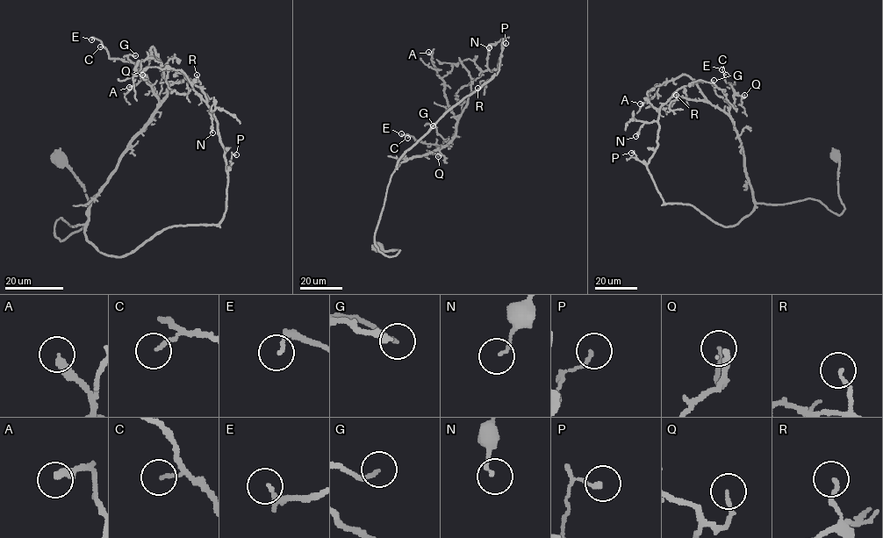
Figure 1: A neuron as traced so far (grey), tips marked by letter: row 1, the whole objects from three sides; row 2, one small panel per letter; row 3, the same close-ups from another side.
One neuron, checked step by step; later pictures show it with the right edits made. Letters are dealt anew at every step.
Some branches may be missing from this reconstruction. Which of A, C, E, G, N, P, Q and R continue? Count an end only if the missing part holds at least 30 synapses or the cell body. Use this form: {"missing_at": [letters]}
{"missing_at": []}

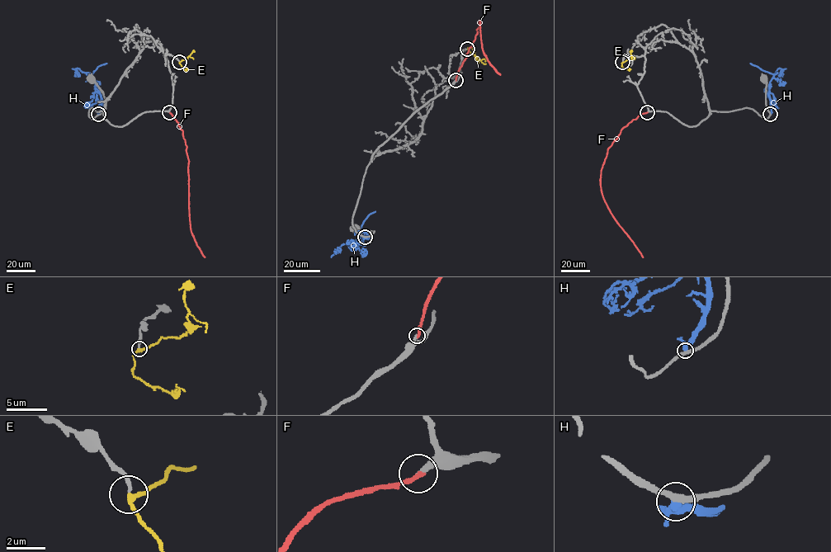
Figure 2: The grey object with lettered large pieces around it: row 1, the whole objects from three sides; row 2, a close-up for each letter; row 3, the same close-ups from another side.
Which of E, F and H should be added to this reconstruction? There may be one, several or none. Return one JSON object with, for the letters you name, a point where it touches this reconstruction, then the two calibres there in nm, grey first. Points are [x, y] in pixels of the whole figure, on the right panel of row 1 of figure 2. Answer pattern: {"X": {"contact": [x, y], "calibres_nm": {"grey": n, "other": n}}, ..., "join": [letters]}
{"E": {"contact": [622, 62], "calibres_nm": {"grey": 190, "other": 240}}, "F": {"contact": [647, 112], "calibres_nm": {"grey": 280, "other": 240}}, "join": ["E", "F"]}

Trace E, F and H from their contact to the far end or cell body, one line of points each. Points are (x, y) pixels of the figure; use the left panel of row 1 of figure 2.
E: (179, 62), (185, 60), (193, 49)
F: (169, 112), (178, 123), (186, 146), (190, 228), (205, 257)
H: (98, 114), (101, 107), (101, 96), (95, 89), (93, 80), (86, 73), (92, 74), (98, 66), (106, 63)

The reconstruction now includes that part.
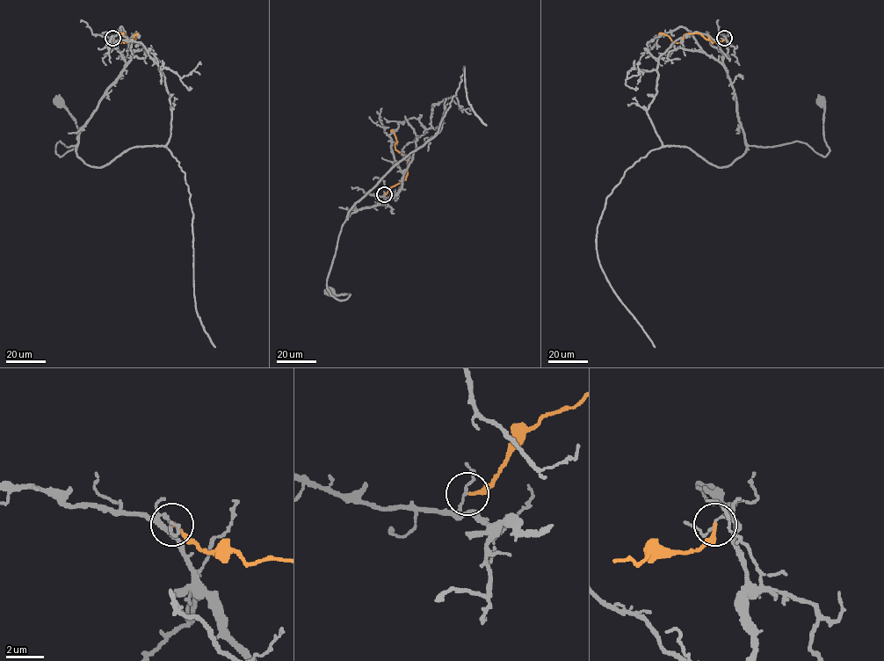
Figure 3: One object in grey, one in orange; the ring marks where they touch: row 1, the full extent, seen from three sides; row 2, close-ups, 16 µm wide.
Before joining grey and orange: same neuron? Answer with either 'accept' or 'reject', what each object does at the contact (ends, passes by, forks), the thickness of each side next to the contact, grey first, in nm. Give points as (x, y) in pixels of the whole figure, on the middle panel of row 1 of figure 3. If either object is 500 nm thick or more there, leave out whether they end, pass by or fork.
reject | grey passes by | orange ends | 100/170 nm

